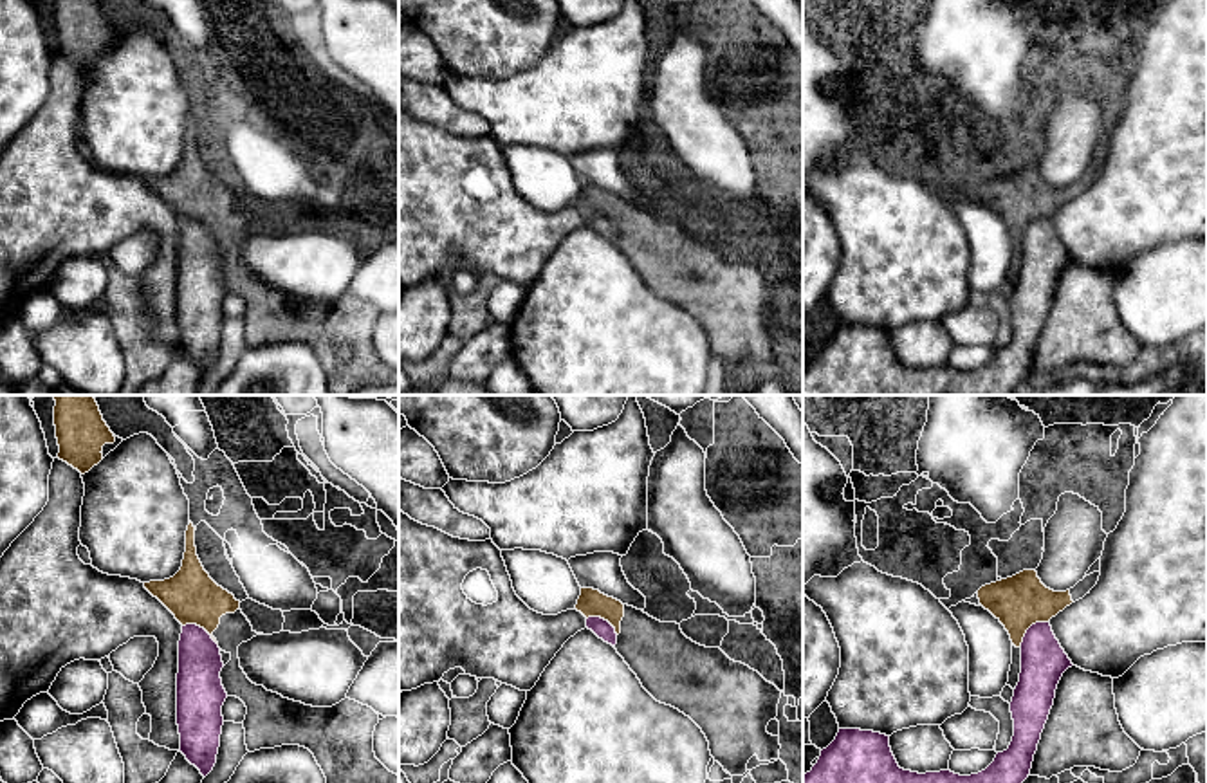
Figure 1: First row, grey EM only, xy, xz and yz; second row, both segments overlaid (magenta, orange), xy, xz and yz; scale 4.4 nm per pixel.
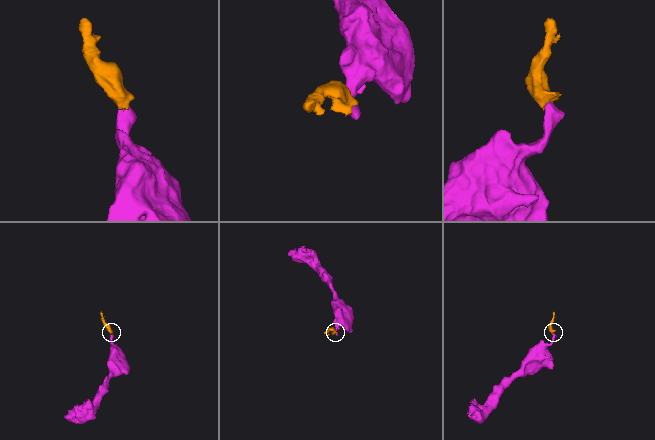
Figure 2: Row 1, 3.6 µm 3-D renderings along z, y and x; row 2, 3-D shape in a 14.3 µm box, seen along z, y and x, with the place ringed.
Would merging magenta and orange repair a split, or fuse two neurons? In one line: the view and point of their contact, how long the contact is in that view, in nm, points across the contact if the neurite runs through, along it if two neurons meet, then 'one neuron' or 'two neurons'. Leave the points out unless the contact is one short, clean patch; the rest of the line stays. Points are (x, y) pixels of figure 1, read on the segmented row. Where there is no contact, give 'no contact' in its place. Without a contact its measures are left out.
xy (199, 626) | 180 nm | along xy (183, 625), (199, 625), (217, 644) | two neurons

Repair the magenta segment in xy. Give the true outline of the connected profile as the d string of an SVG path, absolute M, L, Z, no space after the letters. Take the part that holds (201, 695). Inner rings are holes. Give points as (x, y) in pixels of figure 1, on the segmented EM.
M182 626L177 673L177 725L180 752L206 778L215 763L224 725L224 668L218 644L197 626Z

